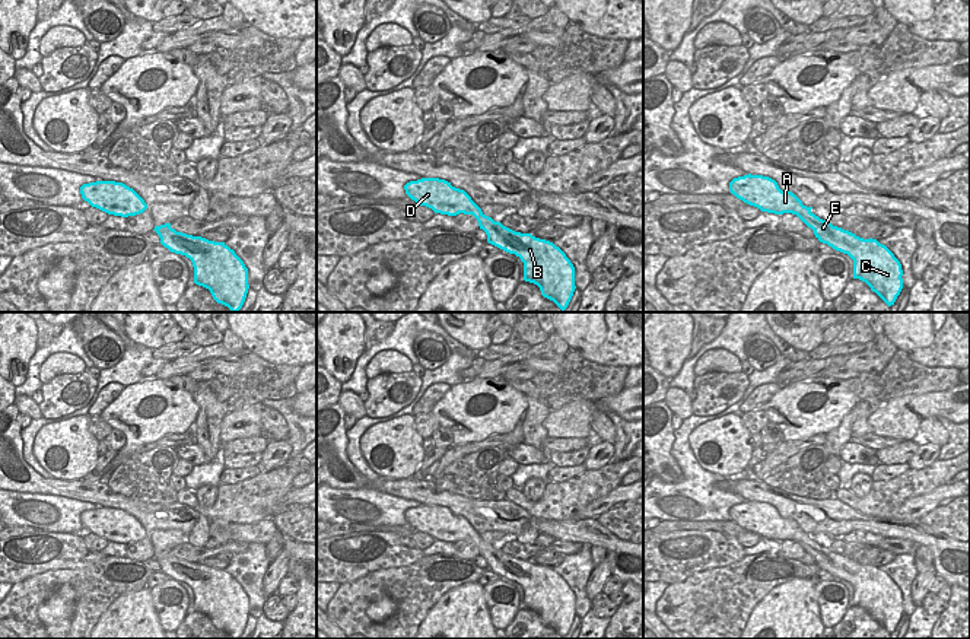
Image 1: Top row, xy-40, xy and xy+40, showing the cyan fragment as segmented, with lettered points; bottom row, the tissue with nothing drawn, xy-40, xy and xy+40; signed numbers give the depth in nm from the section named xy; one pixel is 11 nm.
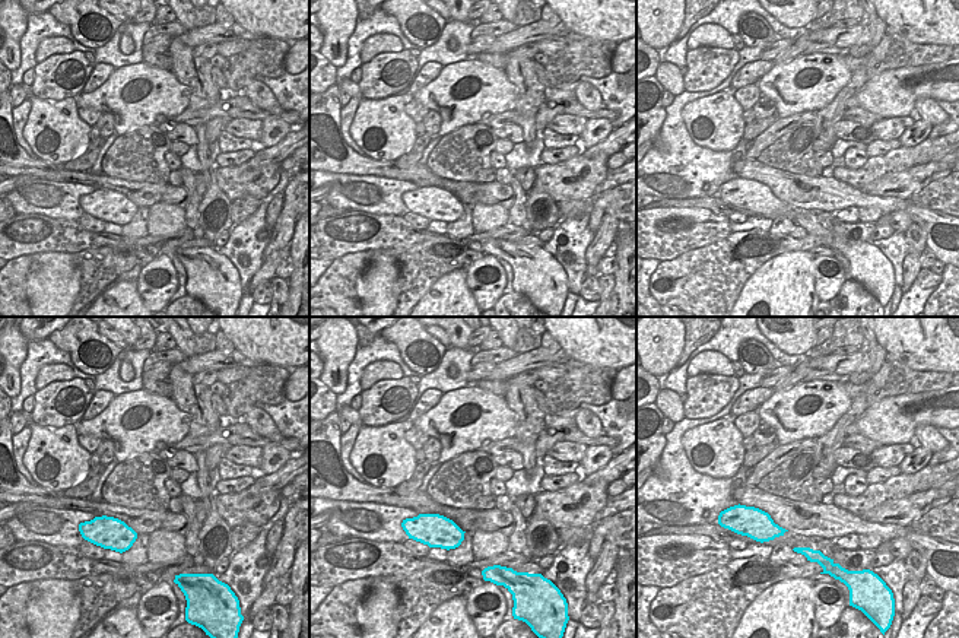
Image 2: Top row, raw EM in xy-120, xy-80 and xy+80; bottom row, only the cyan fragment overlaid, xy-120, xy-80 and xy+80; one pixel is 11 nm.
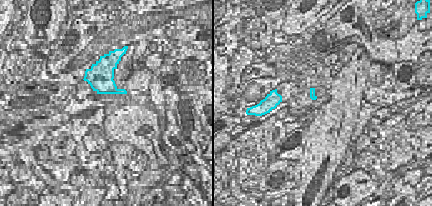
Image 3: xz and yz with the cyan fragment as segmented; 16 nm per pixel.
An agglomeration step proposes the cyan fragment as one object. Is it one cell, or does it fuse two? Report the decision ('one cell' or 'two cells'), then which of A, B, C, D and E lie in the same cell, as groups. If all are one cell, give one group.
one cell; A B C D E

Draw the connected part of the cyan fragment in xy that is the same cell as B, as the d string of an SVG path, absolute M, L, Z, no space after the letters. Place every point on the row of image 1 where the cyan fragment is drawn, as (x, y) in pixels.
M422 178L404 185L406 194L435 213L457 216L473 214L487 242L515 254L524 263L524 280L540 287L541 295L564 311L573 296L575 267L553 242L515 232L486 216L471 197L451 182L439 178Z

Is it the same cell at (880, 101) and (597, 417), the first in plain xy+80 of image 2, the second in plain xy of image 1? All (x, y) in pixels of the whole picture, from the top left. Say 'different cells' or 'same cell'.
different cells

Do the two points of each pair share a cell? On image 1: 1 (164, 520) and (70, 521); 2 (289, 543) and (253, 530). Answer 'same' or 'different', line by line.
1: different
2: same

